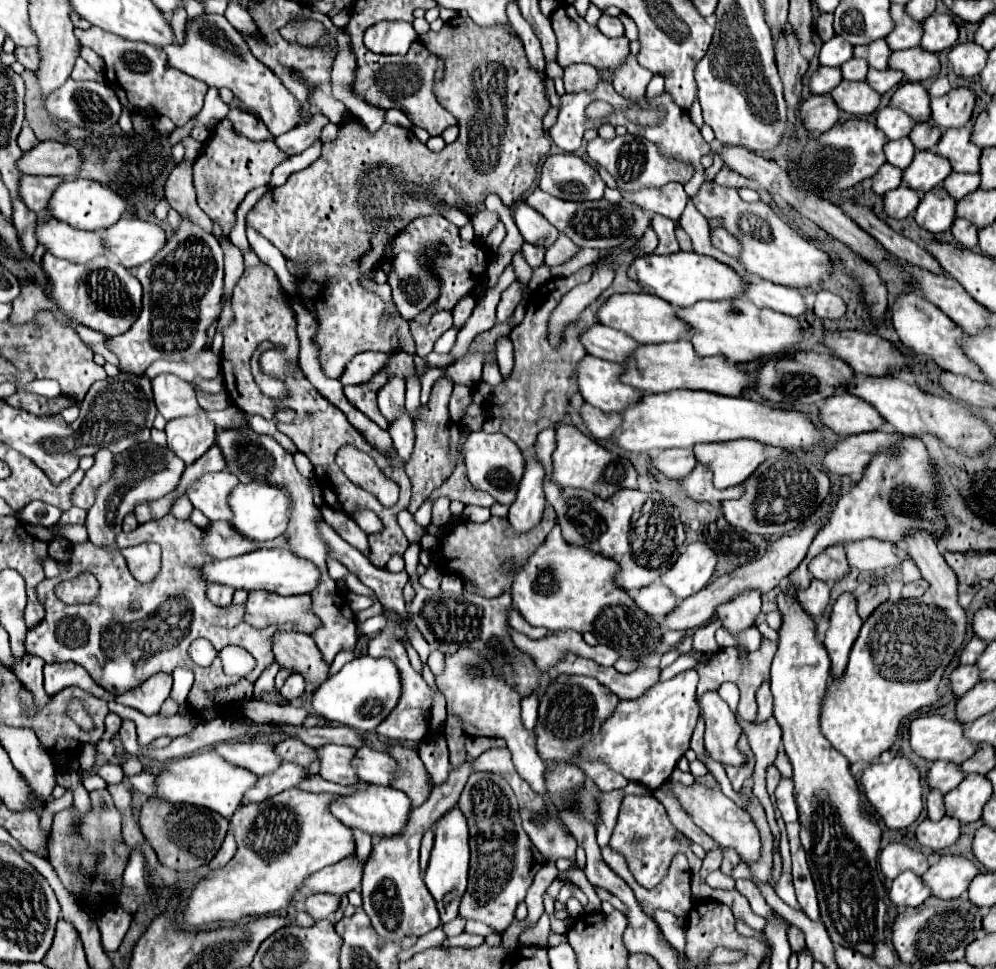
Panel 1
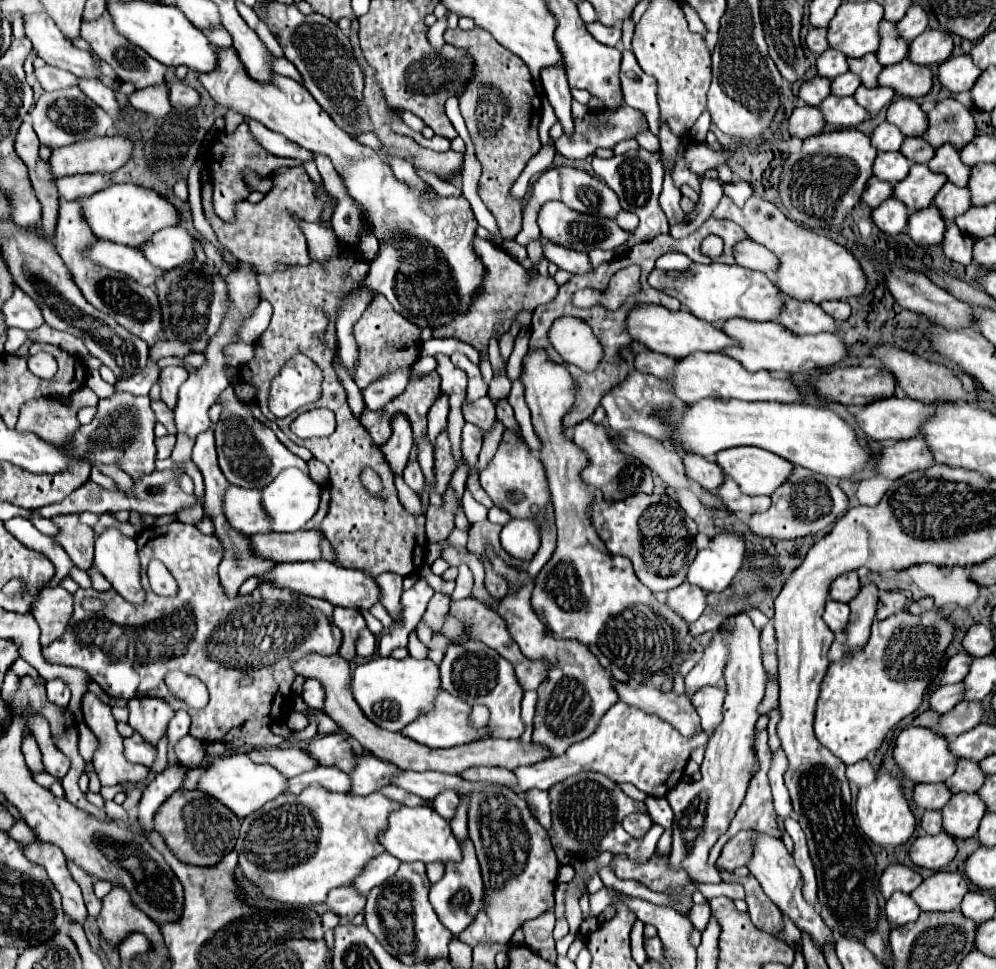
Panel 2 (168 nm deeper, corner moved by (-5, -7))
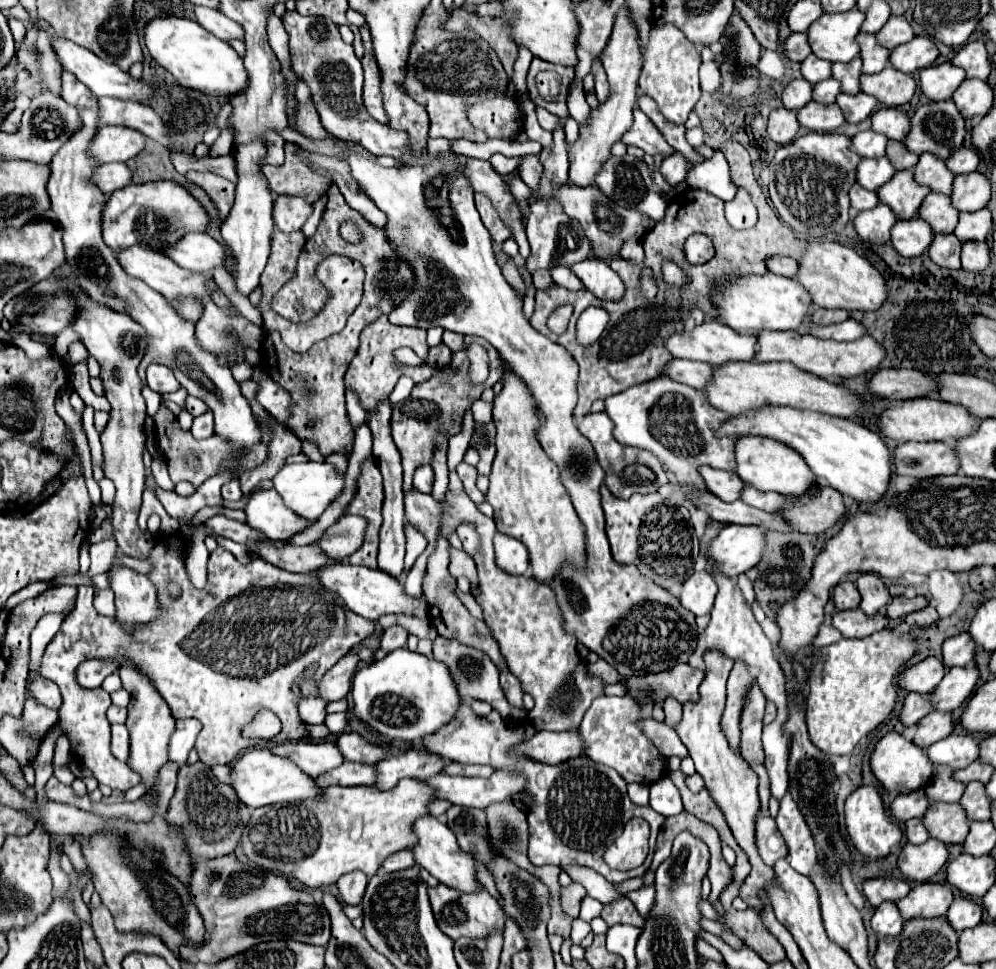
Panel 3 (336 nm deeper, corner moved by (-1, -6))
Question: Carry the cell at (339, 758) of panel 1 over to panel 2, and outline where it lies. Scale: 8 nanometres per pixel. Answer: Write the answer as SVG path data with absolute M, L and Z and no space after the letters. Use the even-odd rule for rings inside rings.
M371 753L355 755L355 767L349 773L351 779L351 793L353 795L369 795L375 789L389 785L389 777L395 775L399 769Z

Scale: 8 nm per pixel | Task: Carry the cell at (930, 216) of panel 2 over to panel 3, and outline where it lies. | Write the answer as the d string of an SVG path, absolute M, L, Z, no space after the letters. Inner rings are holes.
M911 218L895 222L895 226L891 228L889 244L897 250L899 256L915 258L929 248L931 240L933 240L931 226L921 218Z

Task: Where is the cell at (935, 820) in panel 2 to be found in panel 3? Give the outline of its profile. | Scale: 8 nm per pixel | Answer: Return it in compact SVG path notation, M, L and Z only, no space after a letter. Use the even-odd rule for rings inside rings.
M919 818L905 822L905 836L907 836L907 842L911 842L911 844L923 844L929 838L929 834Z

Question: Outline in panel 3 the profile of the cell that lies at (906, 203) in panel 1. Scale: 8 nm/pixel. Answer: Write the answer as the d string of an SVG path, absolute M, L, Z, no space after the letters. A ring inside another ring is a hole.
M879 204L871 210L865 210L865 212L859 212L855 218L853 218L853 226L855 226L855 232L859 234L859 238L863 242L869 242L869 244L885 244L889 242L889 232L895 224L895 214Z

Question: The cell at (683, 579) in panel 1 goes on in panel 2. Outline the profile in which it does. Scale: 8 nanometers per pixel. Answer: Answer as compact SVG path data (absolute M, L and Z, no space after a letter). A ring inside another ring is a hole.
M721 533L697 553L689 567L687 583L701 587L705 593L723 591L741 567L745 545L737 533Z

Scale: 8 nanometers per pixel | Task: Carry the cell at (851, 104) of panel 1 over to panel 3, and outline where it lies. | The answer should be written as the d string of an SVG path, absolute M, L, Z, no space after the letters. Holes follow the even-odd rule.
M809 102L807 106L803 106L797 112L797 118L799 118L799 126L811 132L833 132L845 122L843 112L839 110L837 104L823 106L817 102Z

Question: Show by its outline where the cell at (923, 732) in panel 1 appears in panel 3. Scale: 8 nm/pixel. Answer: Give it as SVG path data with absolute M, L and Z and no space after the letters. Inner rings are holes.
M889 732L889 734L885 734L877 744L875 744L875 750L871 752L871 772L873 772L873 776L879 780L879 784L885 788L885 790L889 790L889 792L893 792L893 790L897 790L897 788L903 788L903 790L899 790L899 792L913 792L913 790L919 790L919 788L923 788L927 782L929 782L929 778L931 778L931 774L933 774L933 764L929 762L929 758L927 758L927 754L925 754L925 750L923 748L919 748L919 746L915 746L913 742L909 742L909 740L905 740L901 734L897 734L897 732Z

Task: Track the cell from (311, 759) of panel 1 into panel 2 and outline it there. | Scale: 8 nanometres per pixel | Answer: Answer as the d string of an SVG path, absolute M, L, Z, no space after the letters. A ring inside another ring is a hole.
M331 733L331 735L311 739L307 751L323 767L335 767L335 769L349 773L355 765L353 751L351 751L347 739L339 733Z

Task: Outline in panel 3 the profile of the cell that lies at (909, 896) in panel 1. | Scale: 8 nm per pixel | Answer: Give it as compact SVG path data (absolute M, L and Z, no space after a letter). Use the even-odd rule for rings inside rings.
M883 902L879 908L875 908L875 914L871 918L871 928L879 938L885 936L897 936L903 928L903 918L893 902Z

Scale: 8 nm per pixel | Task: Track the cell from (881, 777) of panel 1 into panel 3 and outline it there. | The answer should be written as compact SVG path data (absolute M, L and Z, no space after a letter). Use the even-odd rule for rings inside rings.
M859 786L853 794L849 794L849 798L845 800L845 824L851 844L857 848L859 854L871 860L885 858L891 852L891 848L897 846L901 840L901 830L891 820L891 816L887 816L881 794L875 786Z

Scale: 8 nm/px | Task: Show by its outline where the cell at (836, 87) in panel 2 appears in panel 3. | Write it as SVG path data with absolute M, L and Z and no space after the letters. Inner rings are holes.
M829 78L829 80L823 80L819 84L813 86L813 100L819 102L819 104L833 104L837 94L839 94L839 82L835 78Z

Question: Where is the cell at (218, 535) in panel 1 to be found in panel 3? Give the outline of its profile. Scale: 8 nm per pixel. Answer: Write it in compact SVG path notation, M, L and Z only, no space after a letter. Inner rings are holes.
M345 514L337 524L325 530L321 540L317 542L323 552L339 562L347 562L347 558L359 550L363 544L363 534L367 530L367 520L359 516Z

